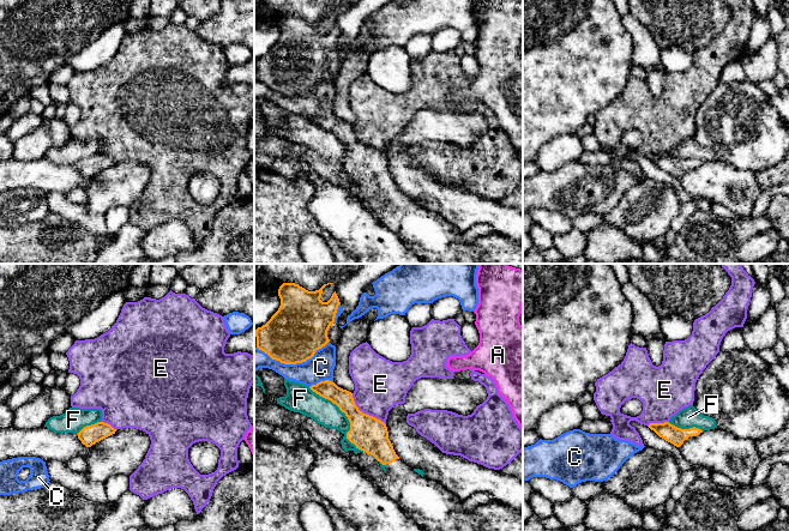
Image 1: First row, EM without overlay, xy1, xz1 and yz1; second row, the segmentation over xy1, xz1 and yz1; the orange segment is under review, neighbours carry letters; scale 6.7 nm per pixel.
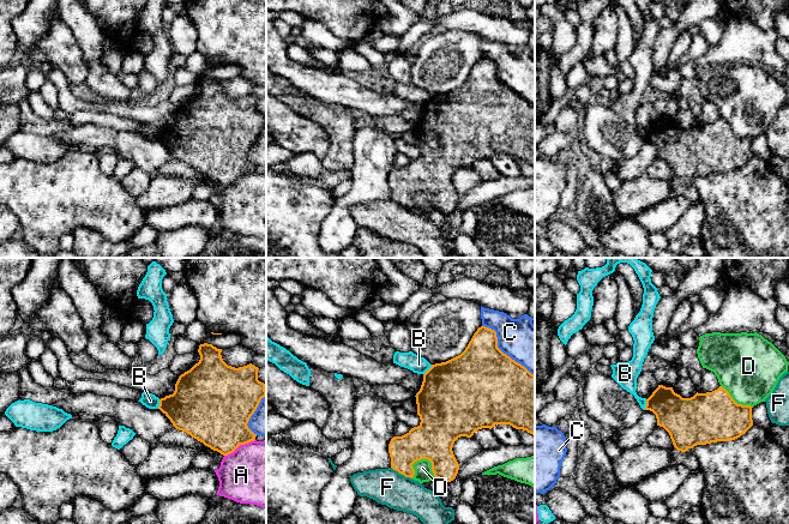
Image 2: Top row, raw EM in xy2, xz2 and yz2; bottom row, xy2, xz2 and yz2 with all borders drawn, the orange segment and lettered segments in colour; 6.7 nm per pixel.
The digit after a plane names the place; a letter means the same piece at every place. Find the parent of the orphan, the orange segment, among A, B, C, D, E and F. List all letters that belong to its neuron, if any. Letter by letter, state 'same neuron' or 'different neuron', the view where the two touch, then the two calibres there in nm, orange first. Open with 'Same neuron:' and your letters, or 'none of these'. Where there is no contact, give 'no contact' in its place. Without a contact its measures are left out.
Same neuron: none of these
A: different neuron; meets orange in xy2; 420 nm thick on the orange side, 440 nm on the other
B: different neuron; meets orange in yz2; 280 nm thick on the orange side, 160 nm on the other
C: different neuron; meets orange in xz1; 380 nm thick on the orange side, 180 nm on the other
D: different neuron; meets orange in xz2; 280 nm thick on the orange side, 120 nm on the other
E: different neuron; meets orange in xz1; 240 nm thick on the orange side, 340 nm on the other
F: different neuron; meets orange in xz1; 240 nm thick on the orange side, 170 nm on the other

